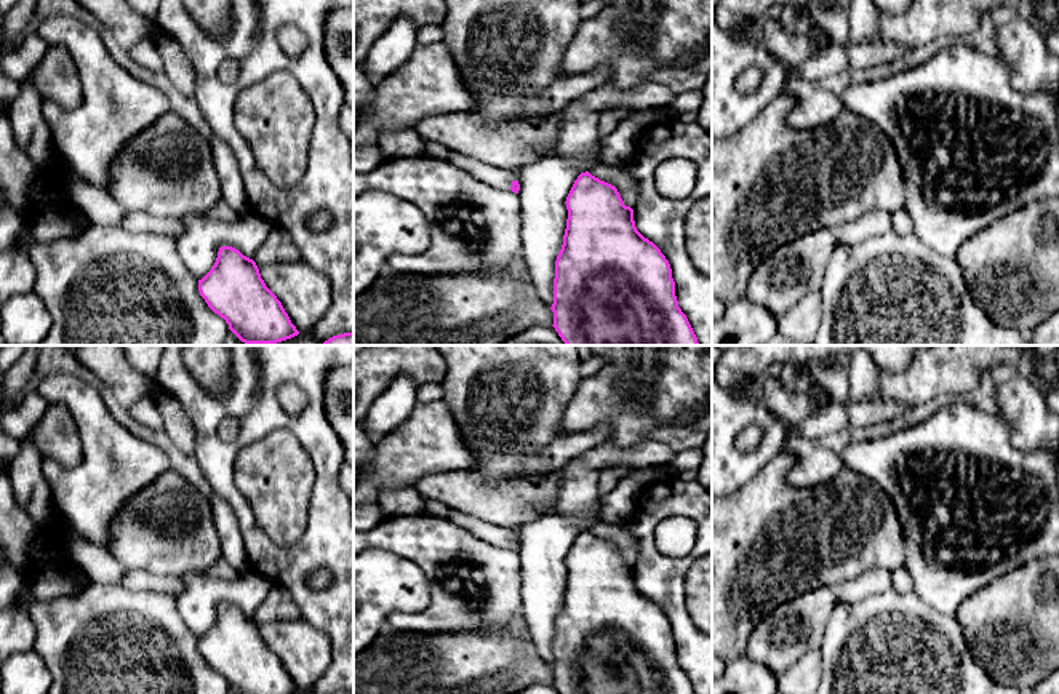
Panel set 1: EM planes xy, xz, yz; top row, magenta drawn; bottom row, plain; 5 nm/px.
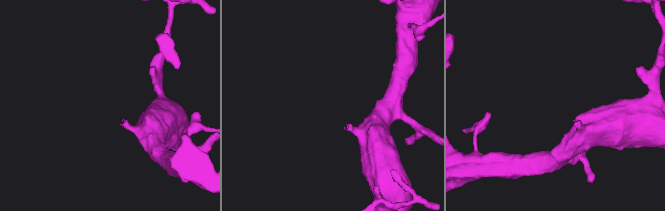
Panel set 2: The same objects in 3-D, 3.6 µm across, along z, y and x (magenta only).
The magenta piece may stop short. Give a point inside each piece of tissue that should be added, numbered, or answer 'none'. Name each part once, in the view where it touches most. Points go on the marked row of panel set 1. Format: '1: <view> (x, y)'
1: xz (493, 176)

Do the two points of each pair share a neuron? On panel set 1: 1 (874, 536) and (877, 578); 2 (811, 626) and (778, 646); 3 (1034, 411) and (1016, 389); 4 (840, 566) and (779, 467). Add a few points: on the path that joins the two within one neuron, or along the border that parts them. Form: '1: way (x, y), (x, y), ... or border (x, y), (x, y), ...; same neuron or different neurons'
1: border (890, 571), (867, 570), (842, 582); different neurons
2: way (803, 626), (799, 626), (786, 638); same neuron
3: way (1029, 406), (1019, 394); same neuron
4: way (819, 542), (778, 501), (778, 491); same neuron

